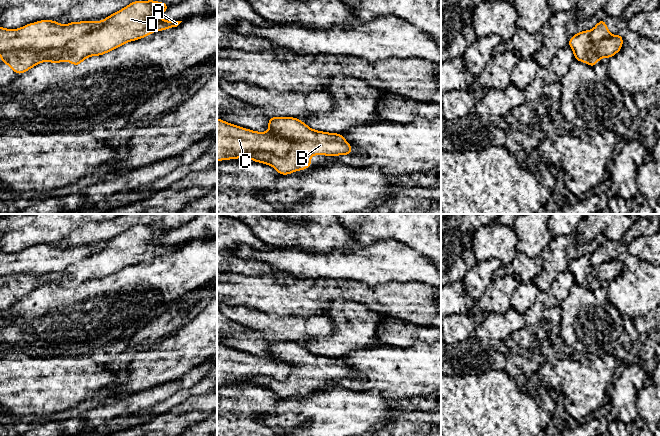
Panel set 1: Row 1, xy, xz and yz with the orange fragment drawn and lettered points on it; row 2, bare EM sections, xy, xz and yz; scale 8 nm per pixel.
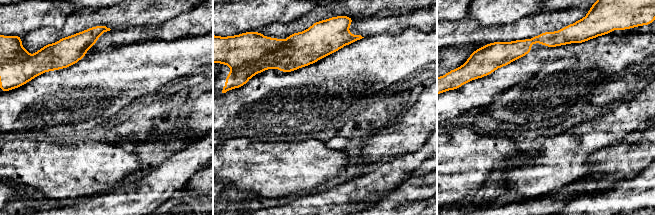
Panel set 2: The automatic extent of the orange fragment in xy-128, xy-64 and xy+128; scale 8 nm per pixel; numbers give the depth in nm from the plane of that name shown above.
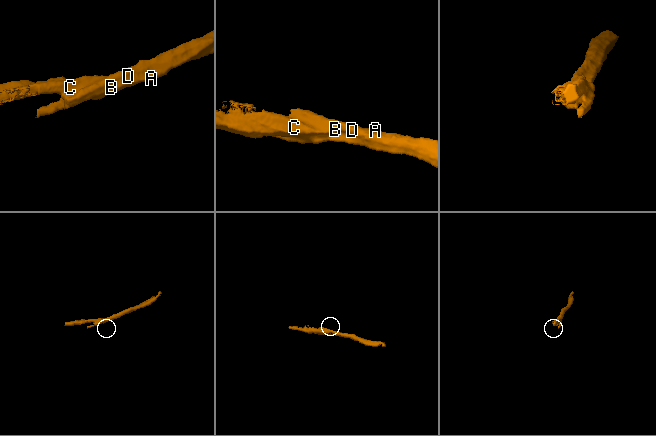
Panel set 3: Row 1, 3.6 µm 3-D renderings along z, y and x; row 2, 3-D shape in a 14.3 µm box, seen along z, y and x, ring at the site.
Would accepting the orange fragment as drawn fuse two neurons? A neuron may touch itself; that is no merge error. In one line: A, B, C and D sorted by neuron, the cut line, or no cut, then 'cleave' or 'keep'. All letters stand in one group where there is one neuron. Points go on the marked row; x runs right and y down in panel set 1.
groups A B D / C; cut xy (99, 24), (62, 48), (12, 49), (2, 53); cleave

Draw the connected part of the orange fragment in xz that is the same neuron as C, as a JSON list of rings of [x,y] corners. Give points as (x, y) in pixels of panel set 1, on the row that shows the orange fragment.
[[[217,118],[217,161],[246,158],[255,152],[270,152],[278,157],[290,153],[293,142],[273,135],[271,132],[256,132]]]

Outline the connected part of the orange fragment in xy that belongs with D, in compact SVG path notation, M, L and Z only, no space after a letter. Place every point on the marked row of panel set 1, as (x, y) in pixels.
M154 0L134 1L102 22L97 21L99 26L96 29L69 41L63 49L12 50L2 53L0 58L17 74L23 74L44 61L59 64L67 60L72 65L80 65L90 56L102 56L155 31L177 27L182 21L154 19L166 12L168 7L168 4Z

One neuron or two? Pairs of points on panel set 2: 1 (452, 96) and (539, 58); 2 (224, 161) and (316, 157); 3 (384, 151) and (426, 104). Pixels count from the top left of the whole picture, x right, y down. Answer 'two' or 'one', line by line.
1: one
2: one
3: one

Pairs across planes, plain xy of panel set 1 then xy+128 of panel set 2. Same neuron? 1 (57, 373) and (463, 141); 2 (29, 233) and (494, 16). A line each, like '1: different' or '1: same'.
1: same
2: same

